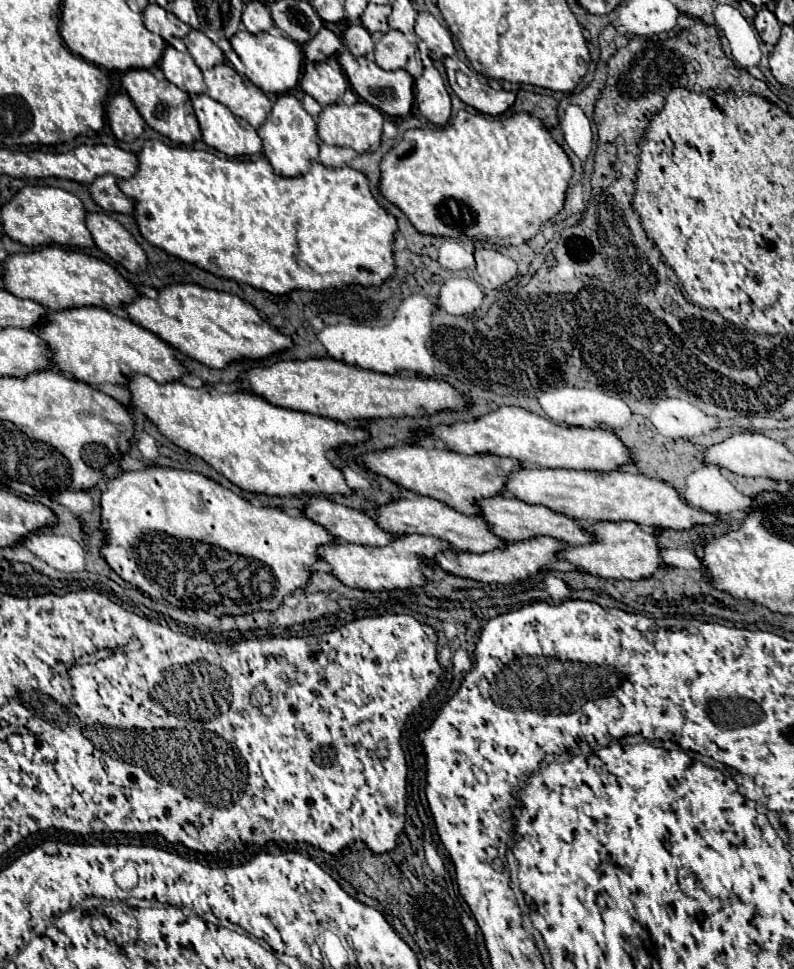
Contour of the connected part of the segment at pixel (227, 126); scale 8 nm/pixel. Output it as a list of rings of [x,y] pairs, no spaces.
[[[204,93],[192,95],[192,105],[200,121],[202,139],[208,147],[228,157],[254,155],[262,151],[262,139],[256,129],[248,121],[236,117],[226,105]]]

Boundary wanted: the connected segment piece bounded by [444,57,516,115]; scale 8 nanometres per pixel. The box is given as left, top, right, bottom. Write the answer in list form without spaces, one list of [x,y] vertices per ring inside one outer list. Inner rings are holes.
[[[444,59],[444,67],[446,67],[446,75],[448,75],[448,83],[452,87],[452,91],[460,97],[462,103],[478,109],[480,113],[486,115],[500,115],[504,113],[516,99],[514,93],[508,93],[504,89],[492,89],[488,87],[484,81],[480,81],[480,77],[476,73],[472,73],[462,61],[454,61],[454,59]],[[456,71],[464,73],[470,81],[468,87],[460,87],[456,83]]]

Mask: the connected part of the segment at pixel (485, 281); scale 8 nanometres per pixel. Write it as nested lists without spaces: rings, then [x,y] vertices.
[[[478,245],[474,251],[474,259],[476,259],[476,269],[482,279],[482,285],[486,287],[496,289],[516,275],[516,261],[502,255],[500,251],[484,249]]]

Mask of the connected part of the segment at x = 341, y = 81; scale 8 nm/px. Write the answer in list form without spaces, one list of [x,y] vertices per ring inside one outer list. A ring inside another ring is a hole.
[[[328,61],[324,63],[306,63],[304,77],[300,81],[304,93],[314,97],[322,107],[338,103],[348,89],[344,71]]]

